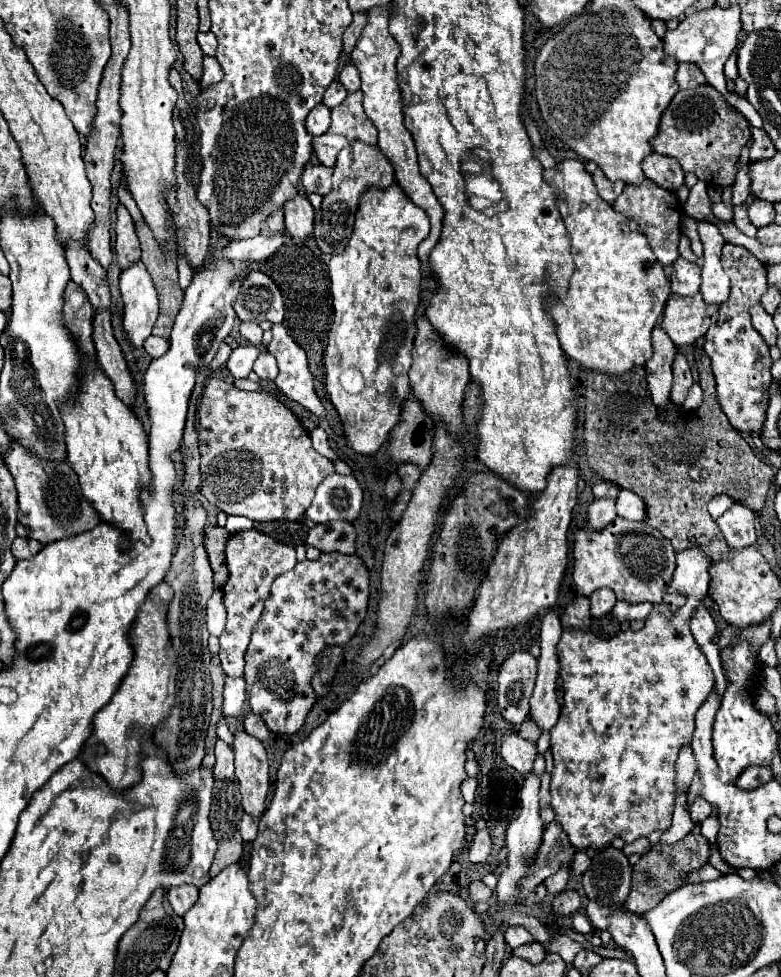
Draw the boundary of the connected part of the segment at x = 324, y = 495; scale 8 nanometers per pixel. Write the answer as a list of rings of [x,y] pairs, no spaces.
[[[331,474],[317,486],[315,498],[305,516],[313,522],[353,522],[361,510],[361,500],[363,490],[355,476]]]

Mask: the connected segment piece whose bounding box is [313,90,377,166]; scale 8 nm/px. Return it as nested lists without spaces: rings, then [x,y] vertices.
[[[349,92],[343,104],[331,110],[331,126],[319,138],[313,138],[313,148],[323,166],[335,166],[339,150],[351,140],[377,144],[377,128],[363,112],[363,92]]]

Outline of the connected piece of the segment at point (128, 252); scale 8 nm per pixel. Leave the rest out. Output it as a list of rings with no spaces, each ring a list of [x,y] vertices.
[[[119,204],[117,208],[115,232],[117,232],[117,244],[115,244],[117,262],[119,262],[119,268],[123,270],[123,268],[129,268],[129,264],[135,264],[141,260],[141,248],[135,234],[133,218],[123,204]]]

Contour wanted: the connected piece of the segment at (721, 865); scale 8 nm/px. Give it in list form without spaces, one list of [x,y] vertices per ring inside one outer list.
[[[711,846],[709,864],[711,864],[711,866],[715,866],[715,868],[717,868],[721,874],[727,874],[727,872],[731,872],[731,870],[733,870],[729,864],[725,864],[725,862],[721,860],[721,856],[719,856],[719,852],[717,852],[717,846]]]

